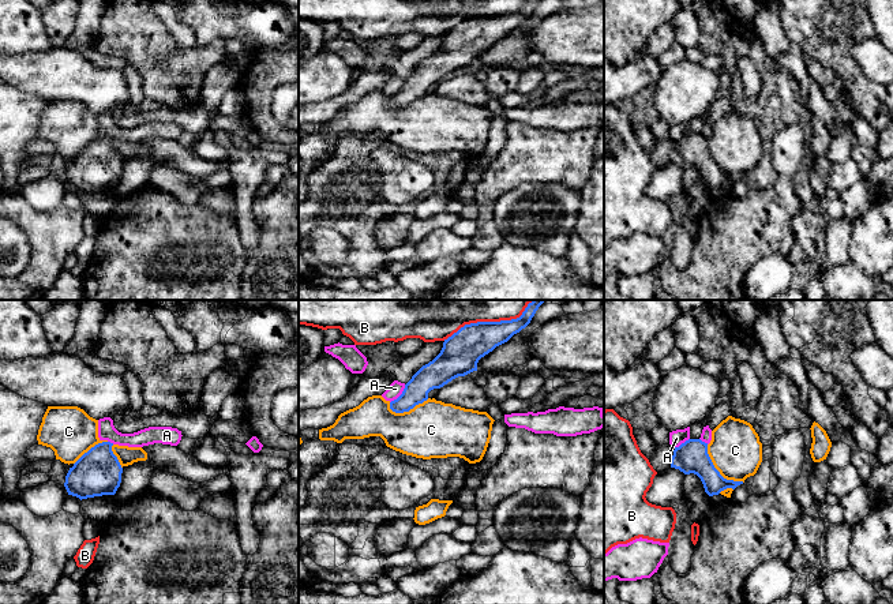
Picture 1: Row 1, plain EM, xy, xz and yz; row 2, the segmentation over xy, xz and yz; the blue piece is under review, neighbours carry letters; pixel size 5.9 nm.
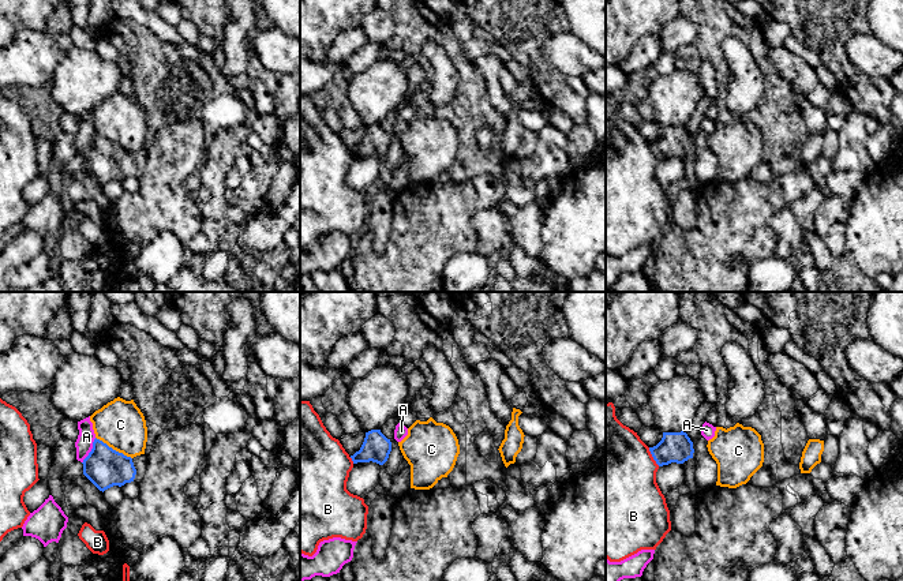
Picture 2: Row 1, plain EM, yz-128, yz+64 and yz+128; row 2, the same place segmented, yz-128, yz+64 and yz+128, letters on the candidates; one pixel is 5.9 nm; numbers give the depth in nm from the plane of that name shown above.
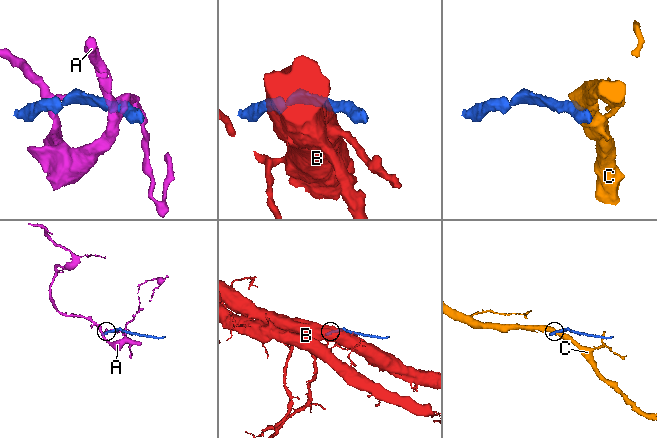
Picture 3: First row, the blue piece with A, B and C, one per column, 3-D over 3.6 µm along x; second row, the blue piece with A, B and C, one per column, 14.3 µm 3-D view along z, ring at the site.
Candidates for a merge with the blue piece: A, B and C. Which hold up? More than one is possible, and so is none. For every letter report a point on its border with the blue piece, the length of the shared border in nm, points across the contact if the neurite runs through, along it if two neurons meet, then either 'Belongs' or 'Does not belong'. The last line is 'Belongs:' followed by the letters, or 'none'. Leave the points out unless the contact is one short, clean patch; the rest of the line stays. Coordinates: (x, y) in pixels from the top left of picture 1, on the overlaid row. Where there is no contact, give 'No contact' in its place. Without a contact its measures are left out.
A: Touches blue at xz (401, 394). Shared border 140 nm. Boundary: xz (405, 385), (404, 390), (390, 402). Does not belong
B: Touches blue at xz (490, 322). Shared border 600 nm. Does not belong
C: Touches blue at yz (717, 471). Shared border 320 nm. Boundary: yz (706, 445), (706, 453), (713, 466), (724, 477), (743, 481). Does not belong
Belongs: none

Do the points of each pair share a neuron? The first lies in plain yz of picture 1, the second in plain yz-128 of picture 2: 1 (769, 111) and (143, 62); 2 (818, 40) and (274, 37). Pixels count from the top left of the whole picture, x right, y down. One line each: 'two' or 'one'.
1: one
2: two

